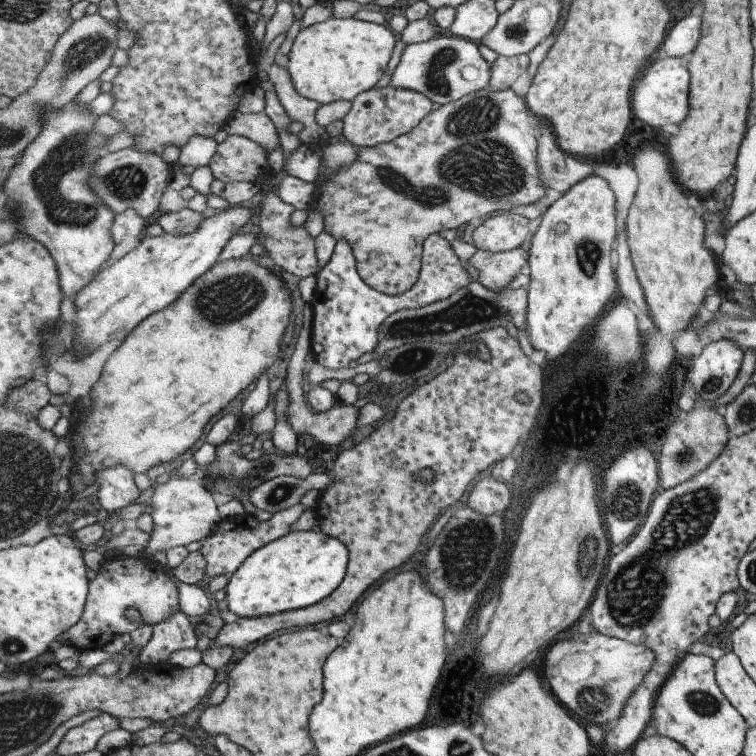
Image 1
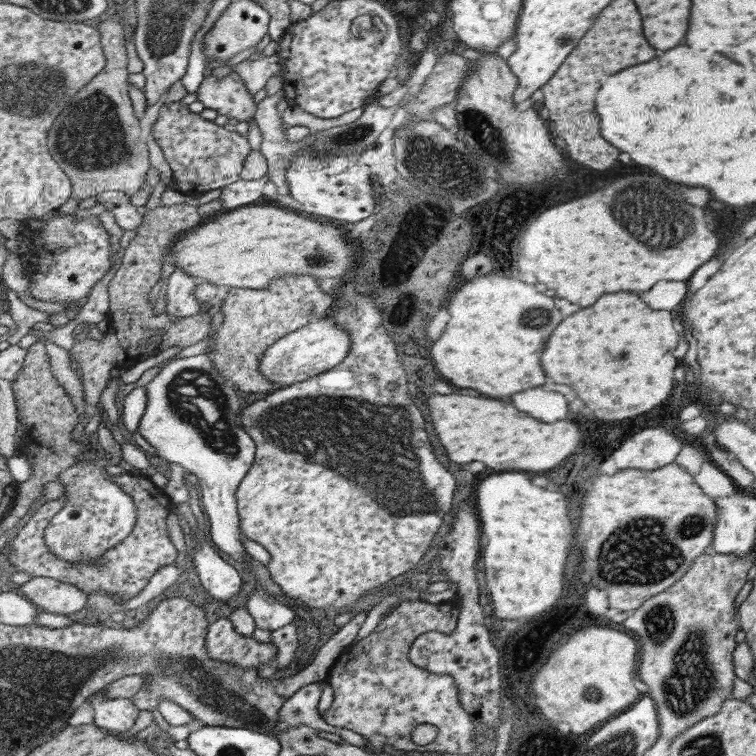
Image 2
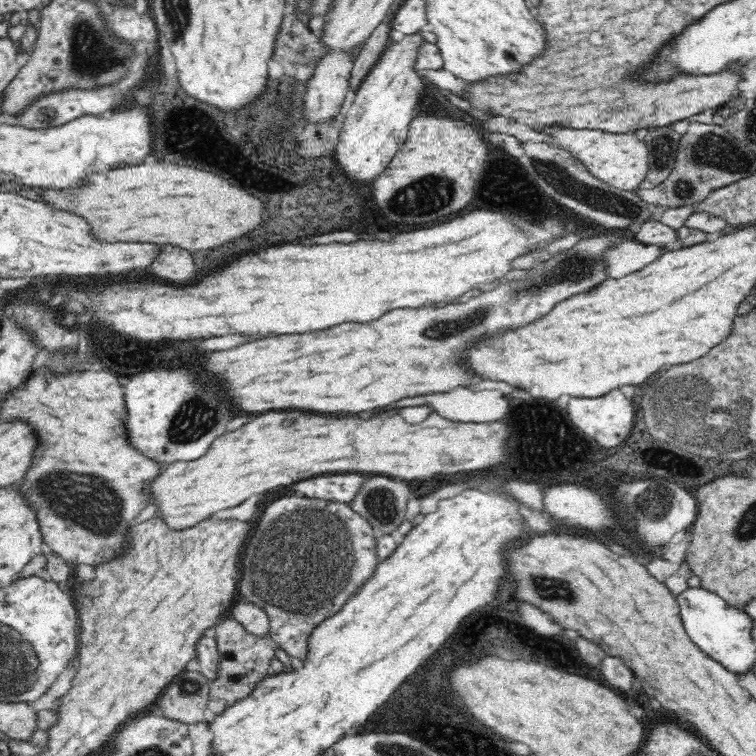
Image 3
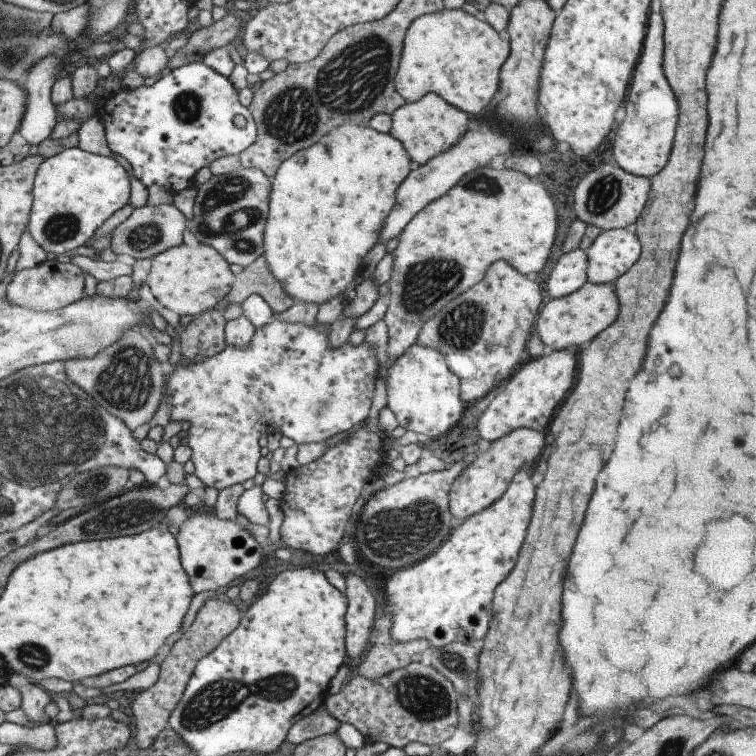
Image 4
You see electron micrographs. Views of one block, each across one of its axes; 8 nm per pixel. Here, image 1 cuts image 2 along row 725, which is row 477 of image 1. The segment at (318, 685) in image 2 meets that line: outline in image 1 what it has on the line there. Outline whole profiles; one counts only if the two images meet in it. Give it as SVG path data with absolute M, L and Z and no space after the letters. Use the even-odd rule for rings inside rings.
M317 470L309 478L297 478L297 476L281 476L275 480L265 482L259 490L251 494L251 500L257 508L267 510L271 516L291 510L299 506L307 492L311 490L327 490L329 484L333 484L333 478L327 474L327 470Z

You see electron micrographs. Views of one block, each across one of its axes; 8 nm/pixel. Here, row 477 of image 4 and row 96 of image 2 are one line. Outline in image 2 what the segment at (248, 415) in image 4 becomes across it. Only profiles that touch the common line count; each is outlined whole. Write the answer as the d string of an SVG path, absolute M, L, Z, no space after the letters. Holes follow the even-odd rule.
M231 72L225 78L217 78L215 74L207 76L197 92L197 100L203 102L205 108L215 110L219 116L229 116L237 122L249 122L259 112L255 96L237 72Z

